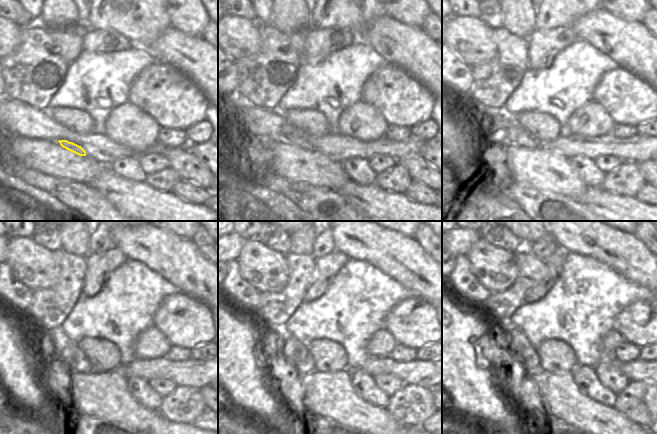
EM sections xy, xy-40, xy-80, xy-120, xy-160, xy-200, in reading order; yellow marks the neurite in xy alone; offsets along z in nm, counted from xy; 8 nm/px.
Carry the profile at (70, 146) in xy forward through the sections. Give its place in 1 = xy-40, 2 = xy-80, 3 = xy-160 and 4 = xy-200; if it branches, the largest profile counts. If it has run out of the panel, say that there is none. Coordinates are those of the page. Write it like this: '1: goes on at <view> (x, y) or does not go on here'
1: goes on at xy-40 (298, 141)
2: goes on at xy-80 (515, 134)
3: goes on at xy-160 (292, 350)
4: goes on at xy-200 (518, 348)

